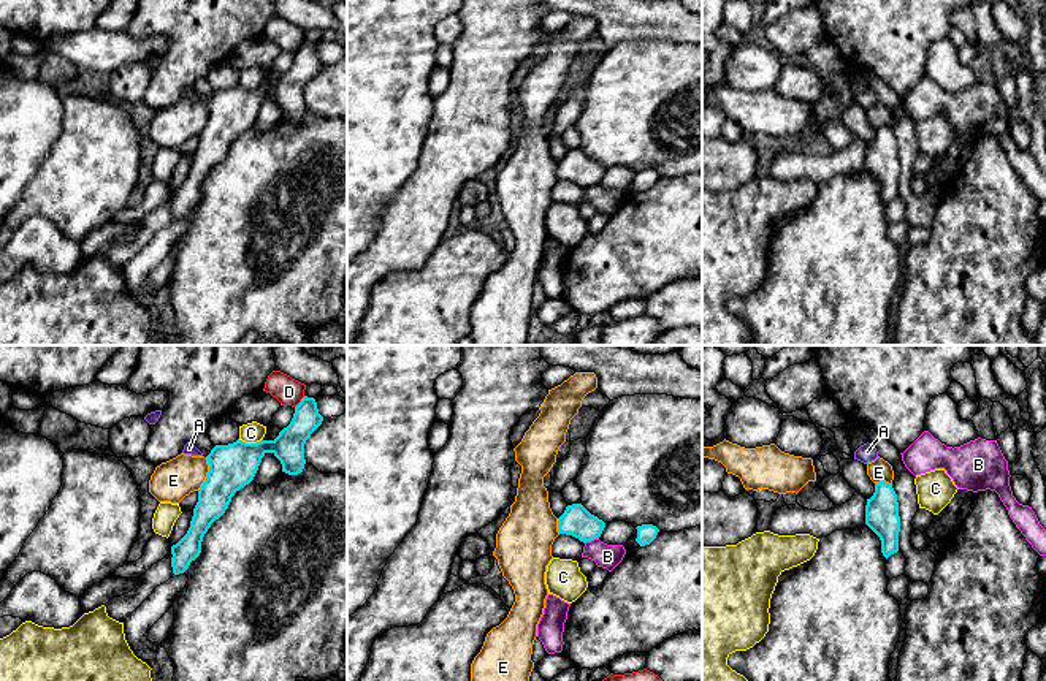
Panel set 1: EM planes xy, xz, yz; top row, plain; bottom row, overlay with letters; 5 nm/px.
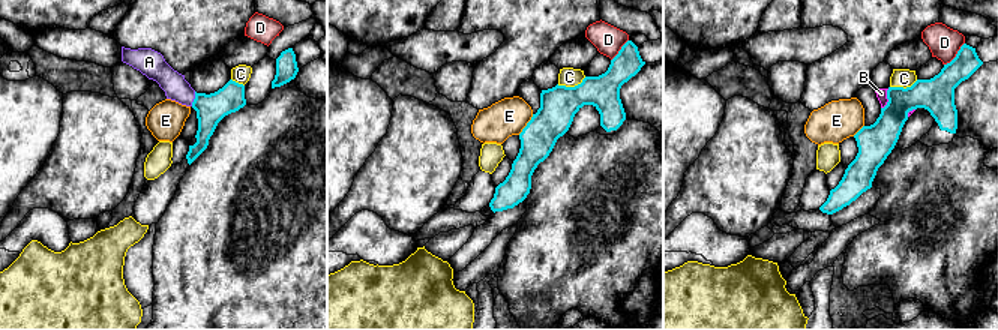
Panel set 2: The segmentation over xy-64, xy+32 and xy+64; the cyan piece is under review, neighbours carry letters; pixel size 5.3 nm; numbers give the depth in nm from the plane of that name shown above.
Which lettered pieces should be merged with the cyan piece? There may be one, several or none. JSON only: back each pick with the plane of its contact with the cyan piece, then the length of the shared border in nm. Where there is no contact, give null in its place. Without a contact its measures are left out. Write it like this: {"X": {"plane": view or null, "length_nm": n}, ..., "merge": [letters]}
{"A": {"plane": null}, "merge": ["A"]}

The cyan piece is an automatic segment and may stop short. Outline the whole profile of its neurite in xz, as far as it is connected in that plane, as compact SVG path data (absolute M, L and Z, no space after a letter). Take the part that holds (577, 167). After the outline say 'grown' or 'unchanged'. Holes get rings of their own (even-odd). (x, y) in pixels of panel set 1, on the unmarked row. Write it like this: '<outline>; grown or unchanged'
M582 149L567 150L558 163L558 177L572 181L583 188L599 184L604 173L605 168L591 160Z; unchanged

